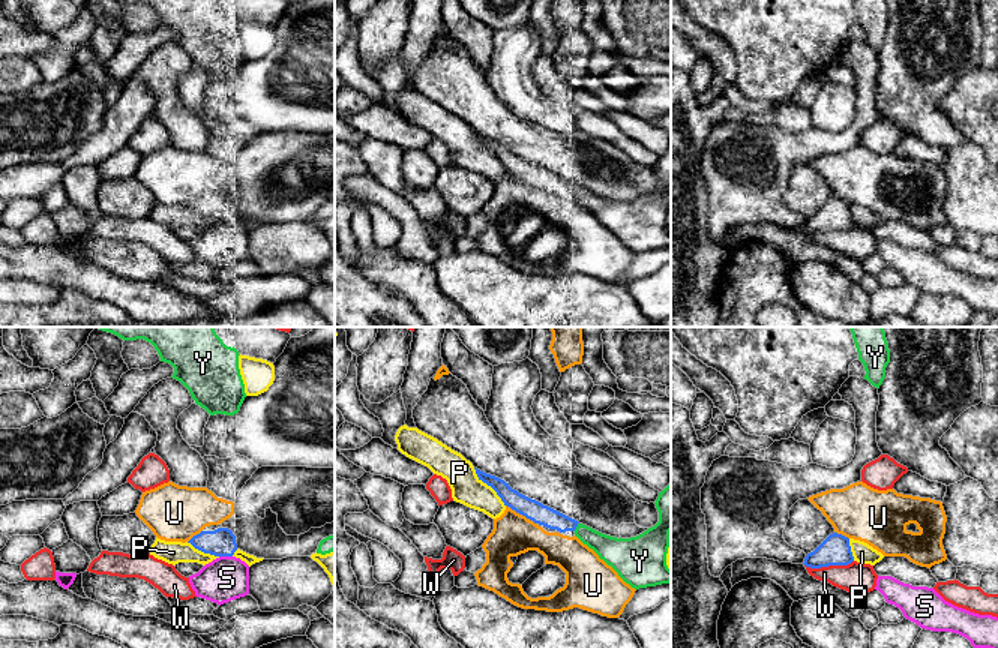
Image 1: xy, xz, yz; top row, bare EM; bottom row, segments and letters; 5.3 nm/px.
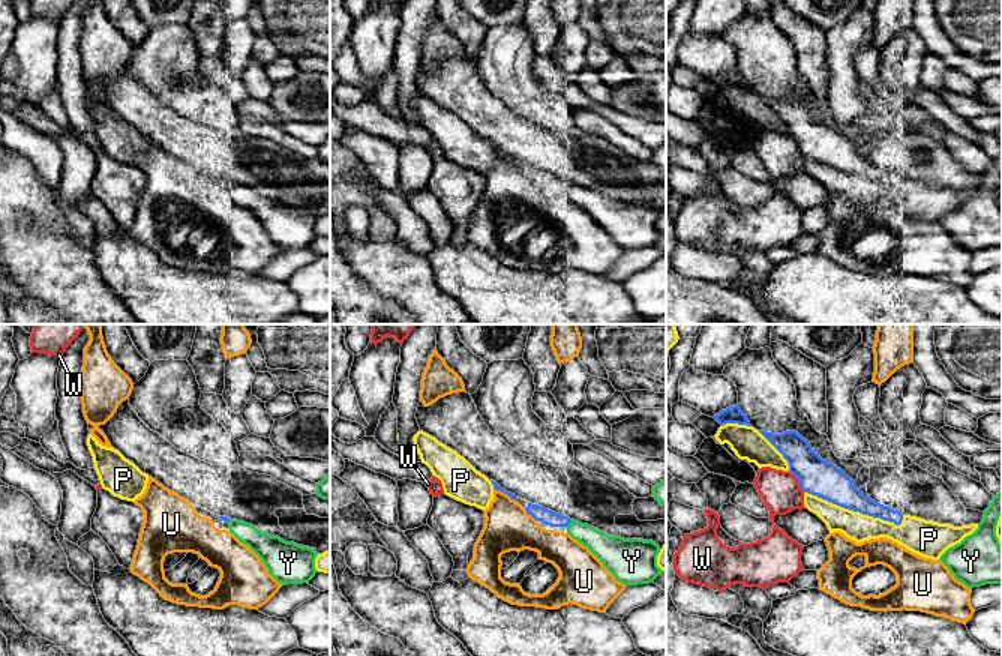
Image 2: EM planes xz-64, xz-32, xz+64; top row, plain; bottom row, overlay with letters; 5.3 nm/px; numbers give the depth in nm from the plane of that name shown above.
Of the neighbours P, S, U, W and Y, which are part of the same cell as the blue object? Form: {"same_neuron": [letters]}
{"same_neuron": ["U"]}

